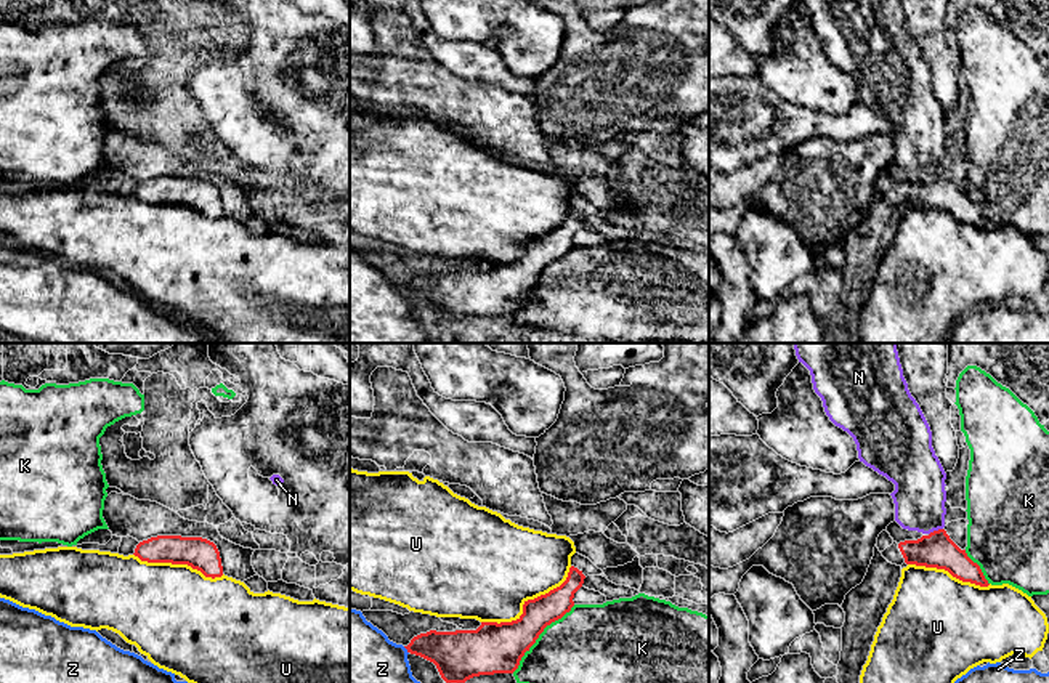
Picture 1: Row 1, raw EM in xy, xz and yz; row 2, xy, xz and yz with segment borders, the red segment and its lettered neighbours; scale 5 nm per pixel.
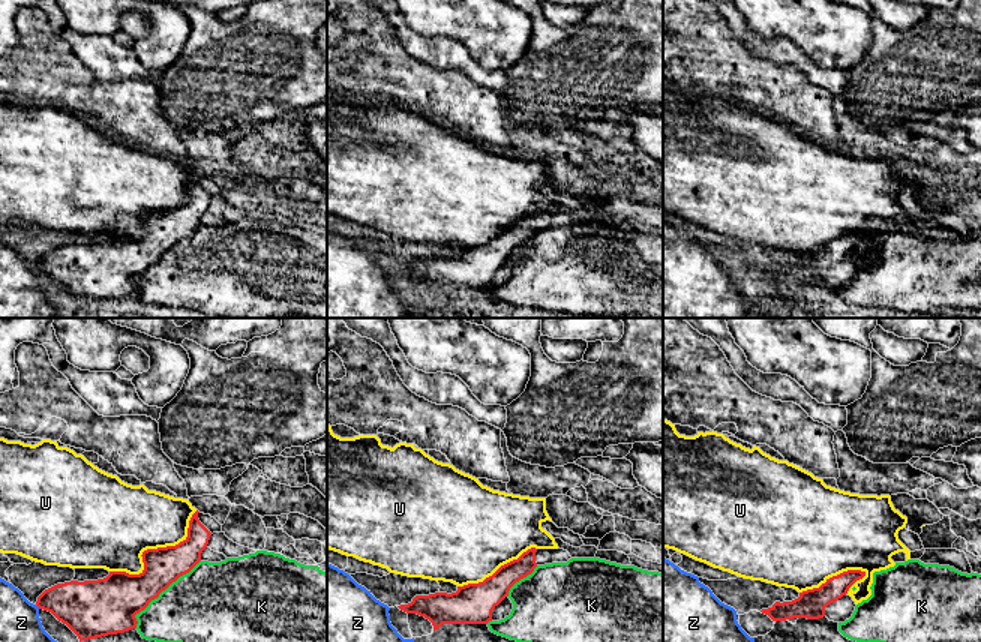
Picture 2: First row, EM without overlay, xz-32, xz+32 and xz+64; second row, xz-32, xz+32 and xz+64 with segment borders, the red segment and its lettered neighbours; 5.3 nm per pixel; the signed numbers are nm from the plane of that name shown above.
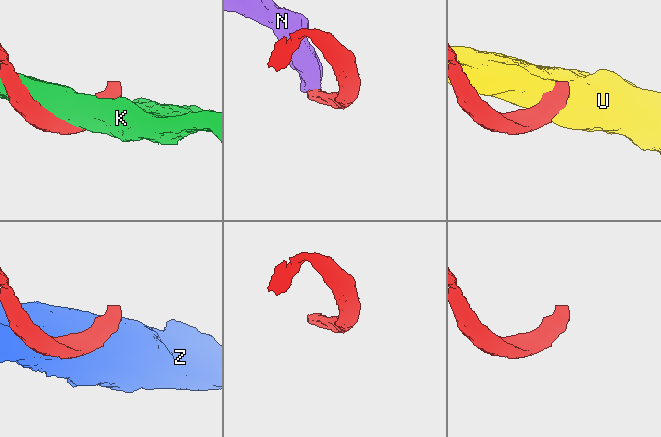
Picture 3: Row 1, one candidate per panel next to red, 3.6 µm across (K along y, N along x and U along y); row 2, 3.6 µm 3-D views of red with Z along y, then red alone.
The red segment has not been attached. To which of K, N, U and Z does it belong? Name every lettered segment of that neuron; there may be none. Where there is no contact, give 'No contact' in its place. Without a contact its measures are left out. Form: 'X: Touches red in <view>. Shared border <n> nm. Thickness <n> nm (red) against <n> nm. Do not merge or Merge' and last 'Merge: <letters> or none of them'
K: Touches red in xz. Shared border 460 nm. Thickness 260 nm (red) against 420 nm. Do not merge
N: Touches red in yz. Shared border 80 nm. Thickness 180 nm (red) against 260 nm. Do not merge
U: Touches red in xz. Shared border 550 nm. Thickness 220 nm (red) against 480 nm. Do not merge
Z: Touches red in xz. Shared border 50 nm. Thickness 220 nm (red) against 440 nm. Do not merge
Merge: none of them

